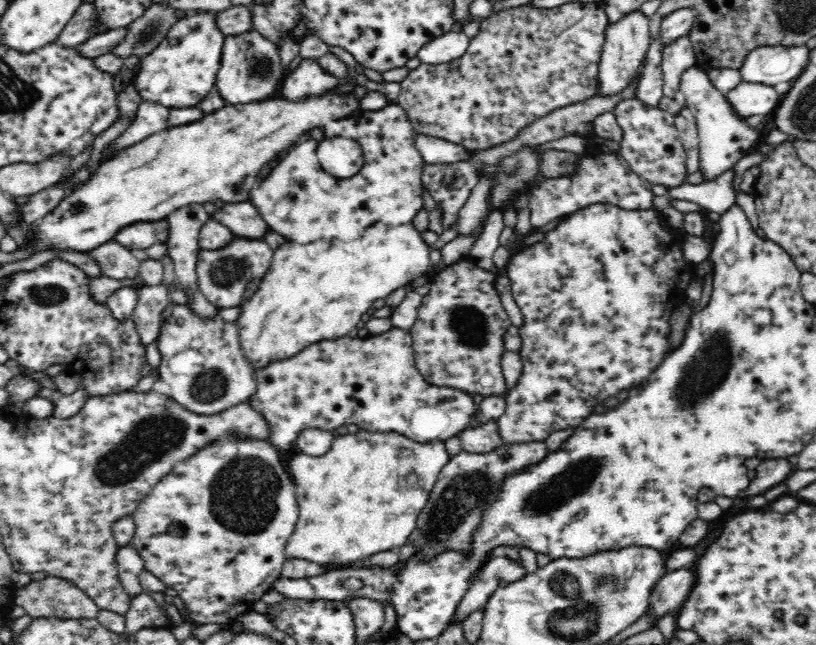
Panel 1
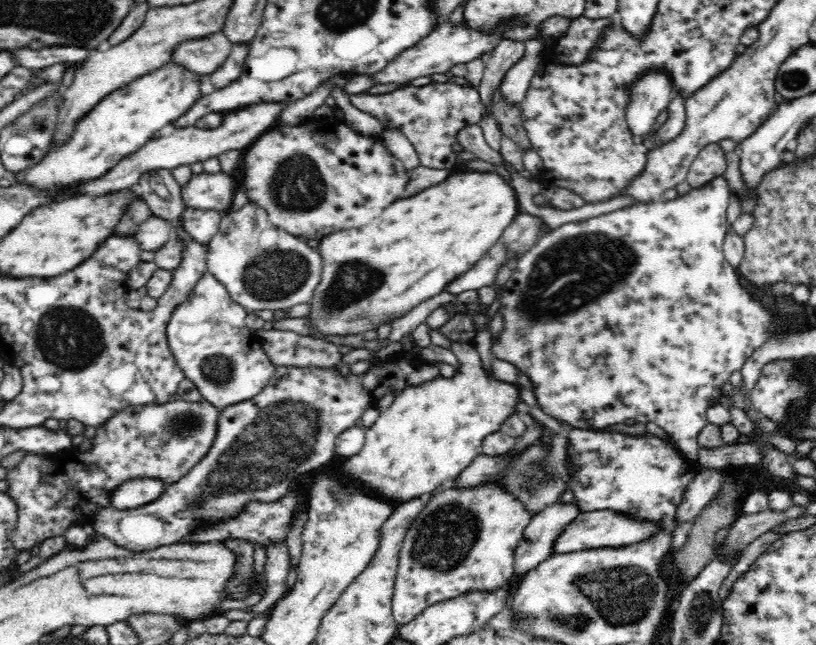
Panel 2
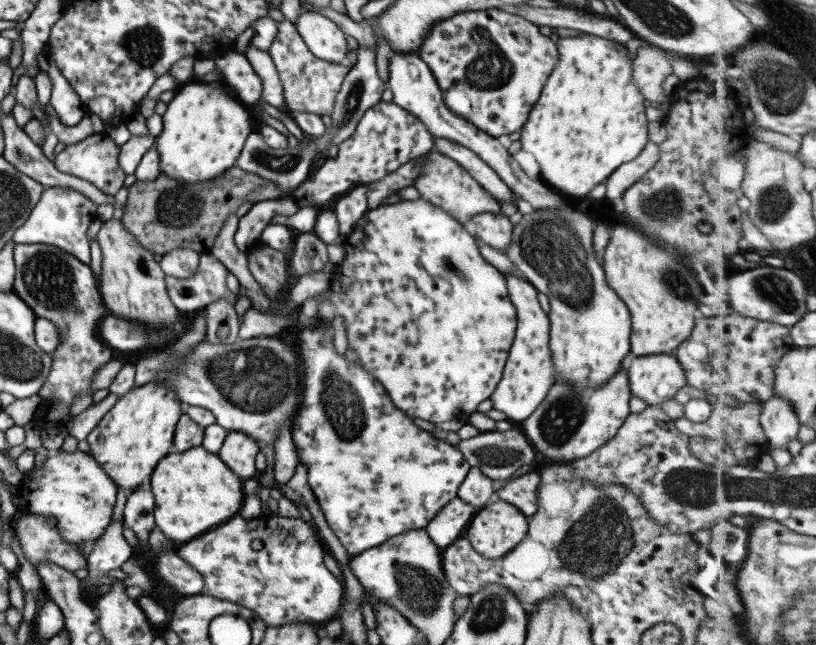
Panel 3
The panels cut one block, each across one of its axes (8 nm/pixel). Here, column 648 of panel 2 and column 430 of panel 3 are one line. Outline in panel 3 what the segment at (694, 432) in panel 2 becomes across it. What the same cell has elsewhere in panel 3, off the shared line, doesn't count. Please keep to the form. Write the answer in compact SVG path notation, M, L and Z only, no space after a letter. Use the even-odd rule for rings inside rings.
M401 200L397 204L380 205L378 208L367 210L353 231L342 238L345 256L337 265L330 288L311 297L311 300L315 300L317 306L323 299L329 300L335 316L343 317L347 330L348 347L353 348L359 356L359 364L371 374L373 379L381 383L395 408L408 416L421 418L421 420L427 420L436 425L446 420L464 418L475 411L476 406L482 400L490 397L496 384L500 381L508 350L514 339L516 314L508 298L504 275L479 255L478 241L474 240L469 227L458 223L452 216L425 200Z

